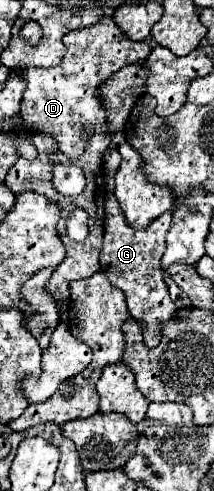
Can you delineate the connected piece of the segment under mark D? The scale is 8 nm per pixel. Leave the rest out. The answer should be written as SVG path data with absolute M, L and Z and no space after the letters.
M102 17L100 23L92 27L70 31L68 35L64 35L62 43L66 45L66 53L60 65L48 69L16 69L26 79L26 91L22 97L22 119L26 129L40 129L40 133L56 137L62 153L72 161L84 153L84 133L106 133L110 137L108 149L116 149L120 143L124 143L124 139L122 133L112 133L108 129L108 115L98 89L124 65L146 61L152 49L144 41L128 39L112 17Z

